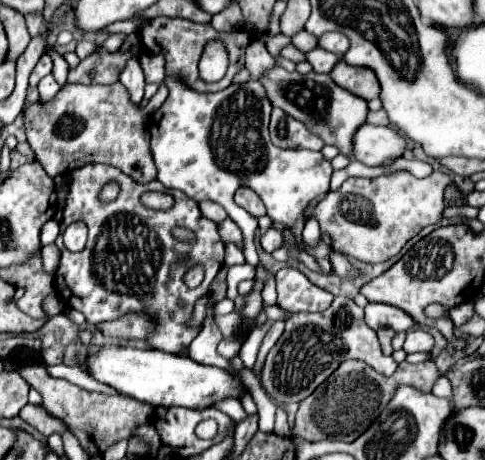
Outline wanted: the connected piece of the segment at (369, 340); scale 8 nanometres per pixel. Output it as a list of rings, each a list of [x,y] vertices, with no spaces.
[[[335,297],[331,307],[325,311],[295,313],[287,319],[285,333],[267,353],[263,365],[263,385],[273,401],[299,403],[309,397],[347,359],[361,359],[387,377],[397,369],[395,359],[383,355],[377,333],[367,327],[363,309],[357,307],[349,297]]]

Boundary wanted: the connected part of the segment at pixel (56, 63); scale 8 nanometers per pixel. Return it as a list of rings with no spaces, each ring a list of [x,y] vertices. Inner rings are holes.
[[[47,47],[45,49],[51,57],[53,57],[53,70],[52,74],[59,85],[64,85],[67,82],[67,76],[69,73],[69,65],[67,65],[67,61],[63,59],[63,57],[59,57],[59,53],[53,53],[53,49],[51,47]]]

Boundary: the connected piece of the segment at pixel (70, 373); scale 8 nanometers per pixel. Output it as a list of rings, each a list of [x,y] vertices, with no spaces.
[[[51,365],[51,367],[47,367],[47,371],[53,377],[63,377],[63,379],[67,379],[67,381],[71,381],[71,383],[83,387],[83,389],[89,389],[89,391],[97,391],[97,393],[103,393],[103,395],[121,395],[111,385],[99,383],[97,379],[93,379],[81,365],[73,365],[73,367],[69,367],[69,365]]]

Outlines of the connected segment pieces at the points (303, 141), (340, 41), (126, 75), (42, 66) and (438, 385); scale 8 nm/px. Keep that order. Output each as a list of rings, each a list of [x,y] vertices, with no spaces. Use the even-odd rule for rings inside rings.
[[[275,107],[271,113],[271,141],[281,149],[311,149],[321,151],[323,141],[313,135],[303,123],[287,115],[283,109]]]
[[[331,31],[319,37],[319,47],[327,49],[327,51],[335,51],[337,55],[343,55],[349,47],[349,39],[341,33],[341,31]]]
[[[129,57],[127,65],[121,69],[119,81],[127,87],[127,91],[131,93],[131,99],[139,105],[143,99],[143,87],[145,87],[145,75],[143,75],[139,57]]]
[[[45,53],[41,59],[39,59],[39,63],[35,65],[35,69],[33,69],[33,73],[31,73],[31,79],[29,79],[29,85],[31,87],[37,87],[37,83],[45,77],[45,75],[49,75],[51,73],[51,57]]]
[[[444,375],[435,382],[432,393],[437,397],[443,397],[443,399],[447,399],[447,401],[453,405],[452,386]]]

